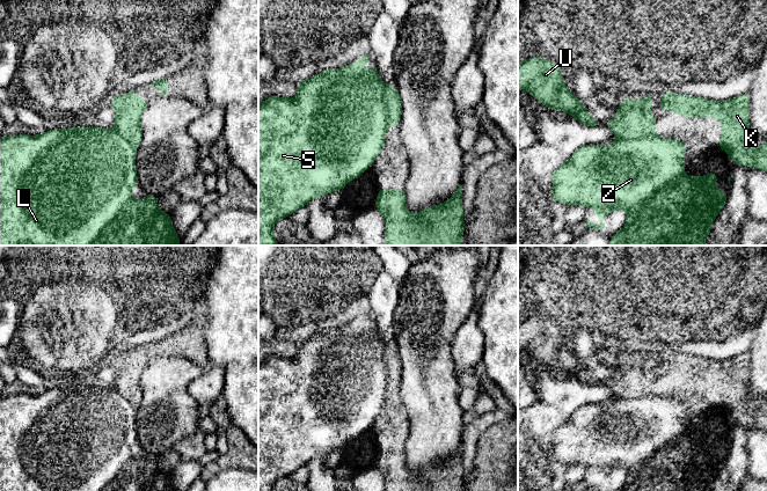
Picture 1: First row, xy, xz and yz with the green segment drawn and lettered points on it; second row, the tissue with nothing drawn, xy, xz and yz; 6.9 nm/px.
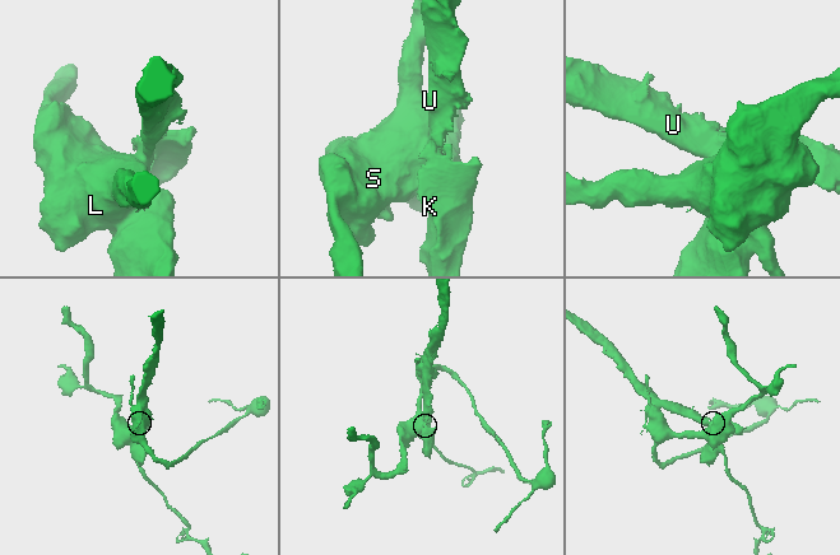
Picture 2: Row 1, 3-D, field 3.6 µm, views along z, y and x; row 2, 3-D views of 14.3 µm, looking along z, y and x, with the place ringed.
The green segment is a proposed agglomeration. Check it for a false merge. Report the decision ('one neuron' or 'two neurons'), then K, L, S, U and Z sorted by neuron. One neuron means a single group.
two neurons; groups K U / L S Z

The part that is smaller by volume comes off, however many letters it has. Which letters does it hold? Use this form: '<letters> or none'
K, U

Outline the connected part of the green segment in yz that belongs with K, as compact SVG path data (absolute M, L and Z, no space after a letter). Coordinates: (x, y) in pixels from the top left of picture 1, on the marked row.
M684 94L662 95L660 111L678 111L680 118L719 118L721 142L717 149L726 152L735 166L750 166L767 171L767 141L760 147L748 145L750 94L728 101L714 101Z

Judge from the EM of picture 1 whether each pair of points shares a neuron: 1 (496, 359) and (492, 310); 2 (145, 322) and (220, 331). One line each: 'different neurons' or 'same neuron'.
1: same neuron
2: different neurons

